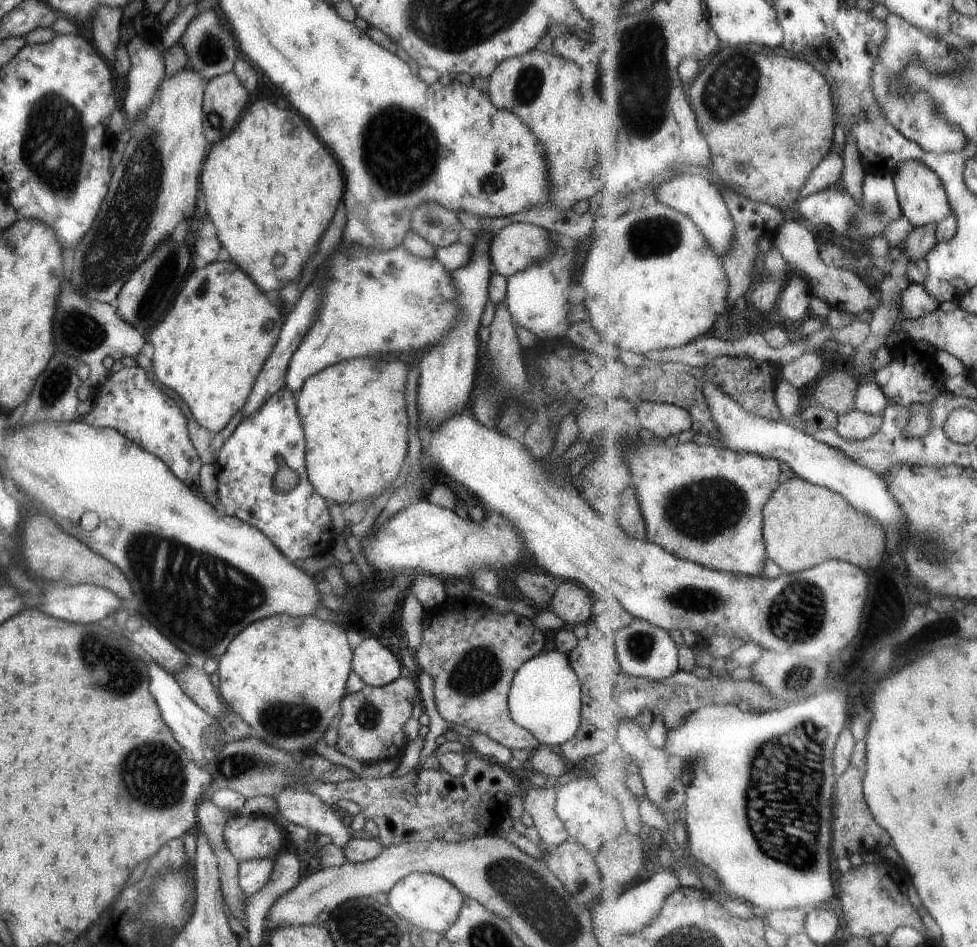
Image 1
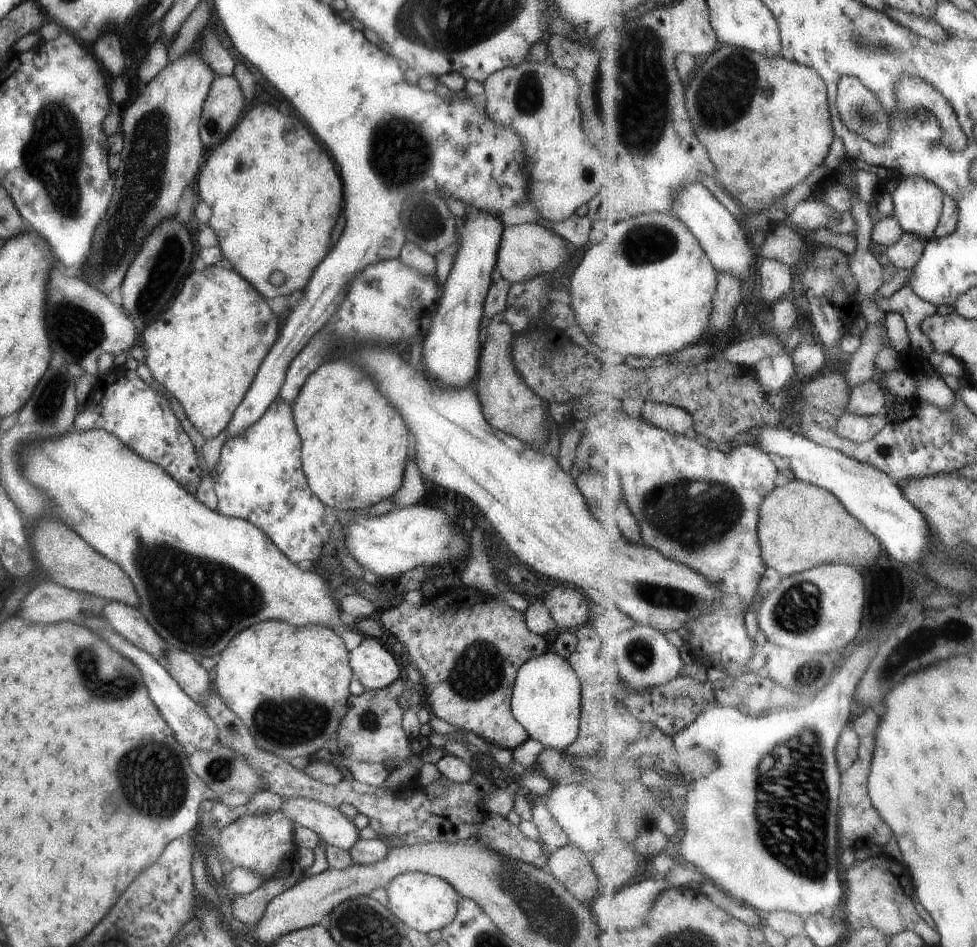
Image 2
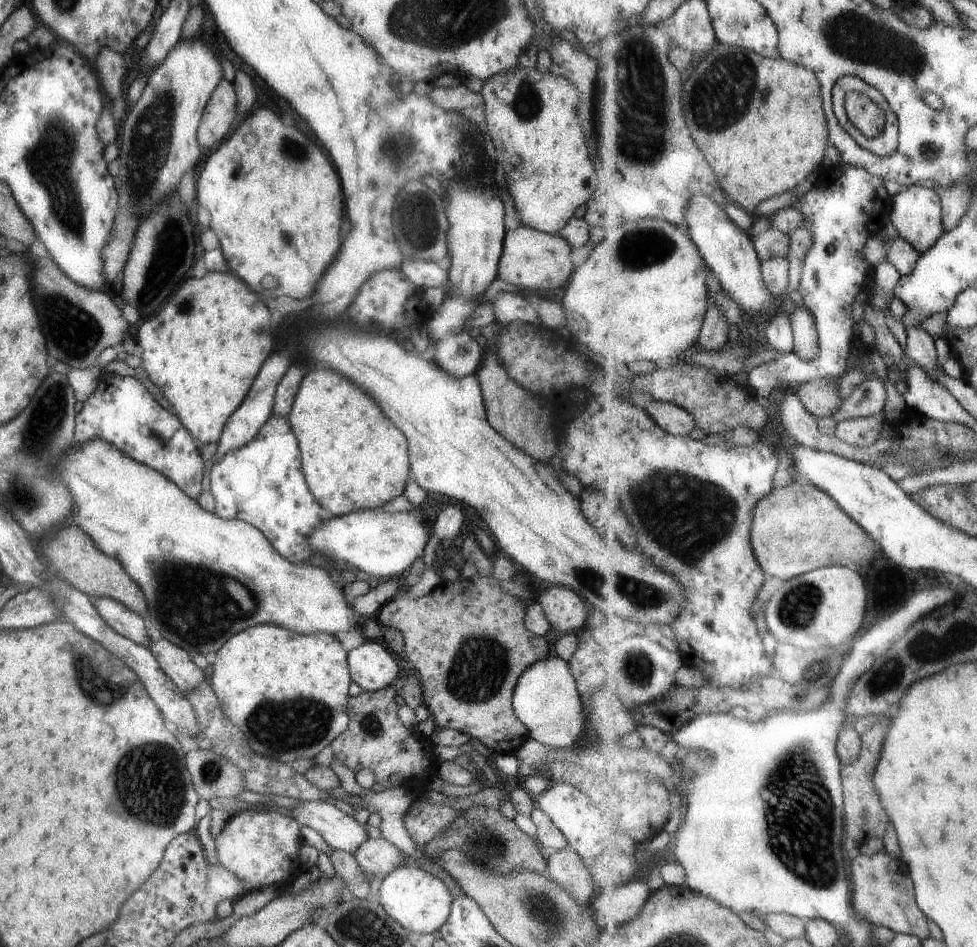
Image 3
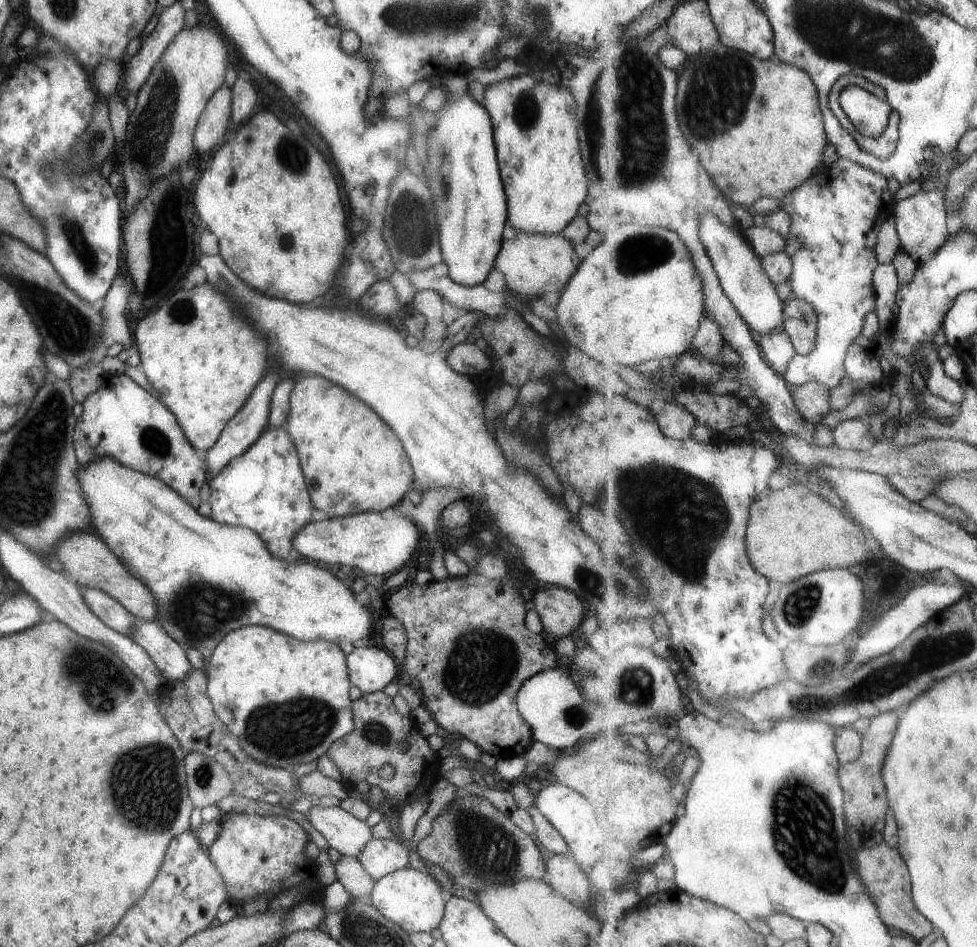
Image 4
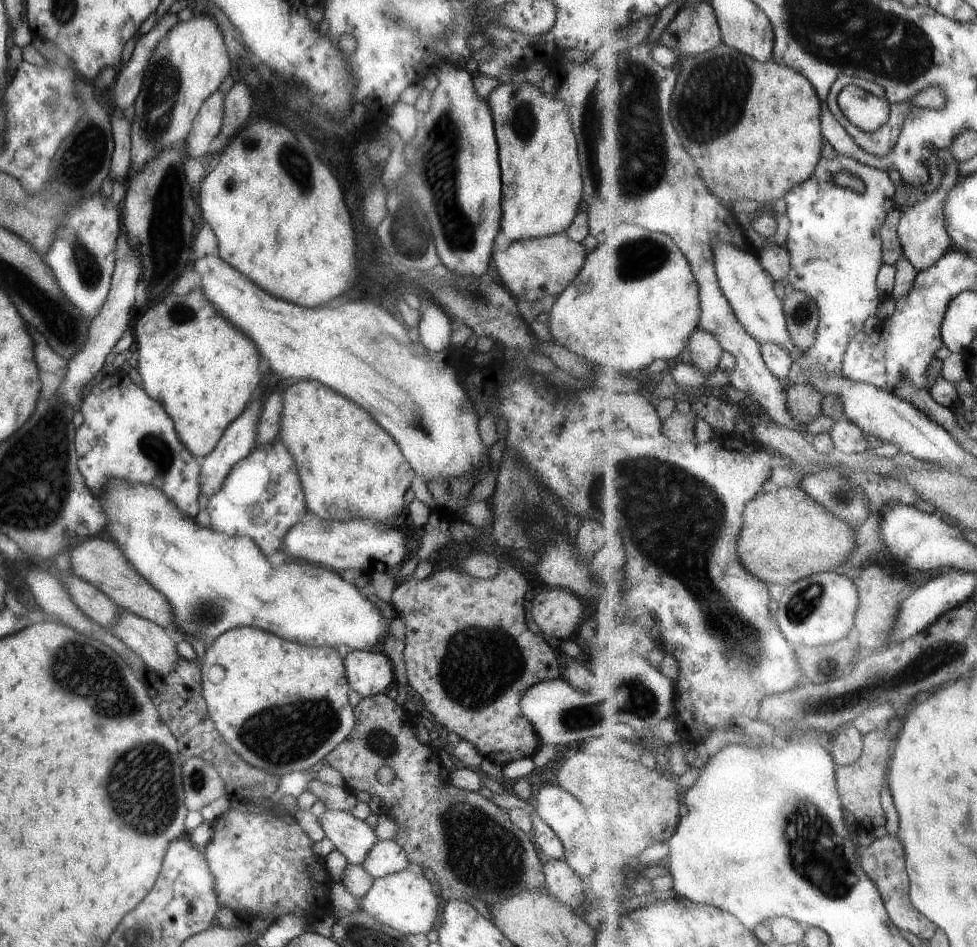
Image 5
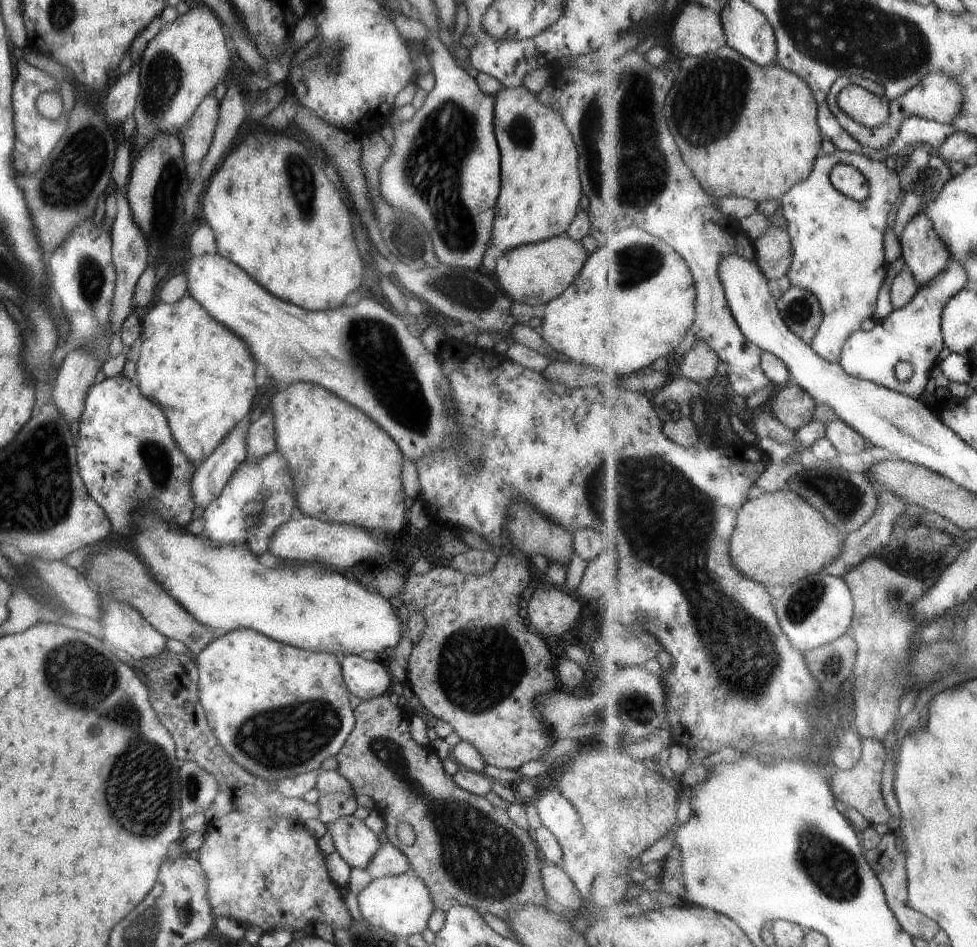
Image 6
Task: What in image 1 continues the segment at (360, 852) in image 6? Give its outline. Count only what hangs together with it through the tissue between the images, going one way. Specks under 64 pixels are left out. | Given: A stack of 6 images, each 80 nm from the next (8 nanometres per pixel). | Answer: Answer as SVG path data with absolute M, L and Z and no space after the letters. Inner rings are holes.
M283 790L274 799L277 814L285 823L304 827L318 835L328 835L331 842L341 848L349 842L352 829L335 815L335 807L326 806L317 796Z

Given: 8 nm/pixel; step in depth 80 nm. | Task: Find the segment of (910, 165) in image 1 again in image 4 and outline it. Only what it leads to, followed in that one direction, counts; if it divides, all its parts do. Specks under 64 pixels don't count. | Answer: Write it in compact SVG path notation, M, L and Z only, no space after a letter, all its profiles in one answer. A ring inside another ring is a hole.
M939 188L933 192L923 190L914 196L898 201L894 217L898 220L897 230L903 250L918 265L931 262L931 258L936 256L951 236L948 227L947 188Z

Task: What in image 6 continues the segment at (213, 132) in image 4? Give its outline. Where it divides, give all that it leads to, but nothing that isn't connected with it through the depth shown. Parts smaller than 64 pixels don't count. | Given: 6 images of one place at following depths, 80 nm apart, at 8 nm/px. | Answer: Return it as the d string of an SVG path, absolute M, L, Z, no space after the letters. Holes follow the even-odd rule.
M212 94L203 98L180 131L180 144L185 164L197 163L207 153L215 131L218 104Z

